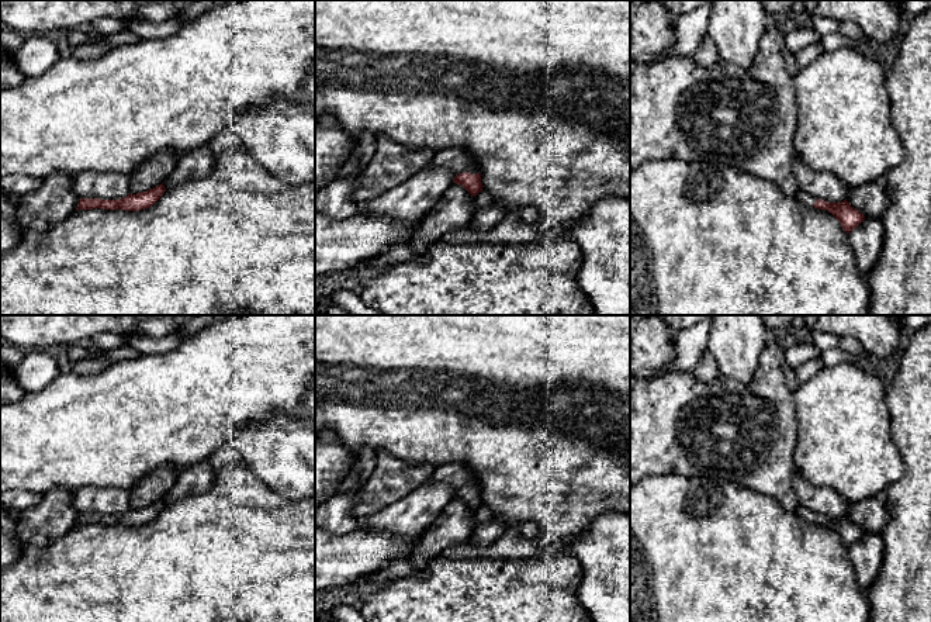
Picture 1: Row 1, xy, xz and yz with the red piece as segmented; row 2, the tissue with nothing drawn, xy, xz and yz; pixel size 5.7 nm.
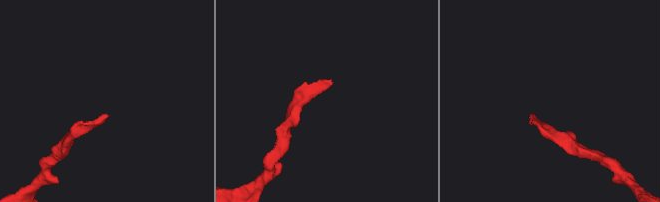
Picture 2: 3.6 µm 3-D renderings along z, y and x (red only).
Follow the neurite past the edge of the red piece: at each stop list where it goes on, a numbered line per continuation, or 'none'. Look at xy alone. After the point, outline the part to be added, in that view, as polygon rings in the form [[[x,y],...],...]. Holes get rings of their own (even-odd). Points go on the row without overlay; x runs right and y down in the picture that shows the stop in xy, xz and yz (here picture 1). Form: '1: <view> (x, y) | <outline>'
none

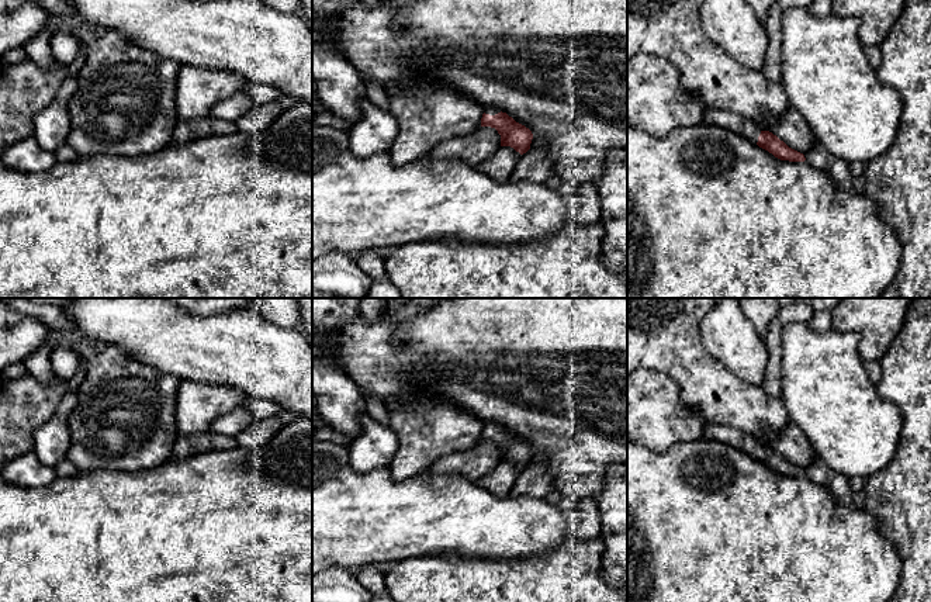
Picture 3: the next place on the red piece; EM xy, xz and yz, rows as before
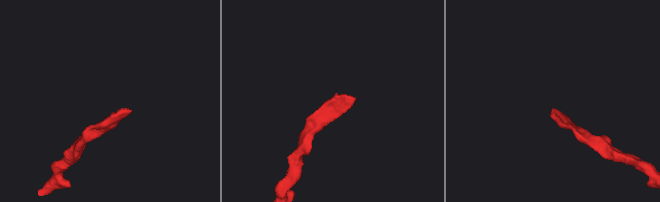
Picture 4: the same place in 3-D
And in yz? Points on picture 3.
1: yz (732, 436) | [[[706,423],[705,437],[720,442],[723,444],[728,444],[734,449],[738,449],[747,453],[748,456],[754,459],[758,457],[758,452],[762,446],[754,436],[737,428],[728,428],[726,425]]]

